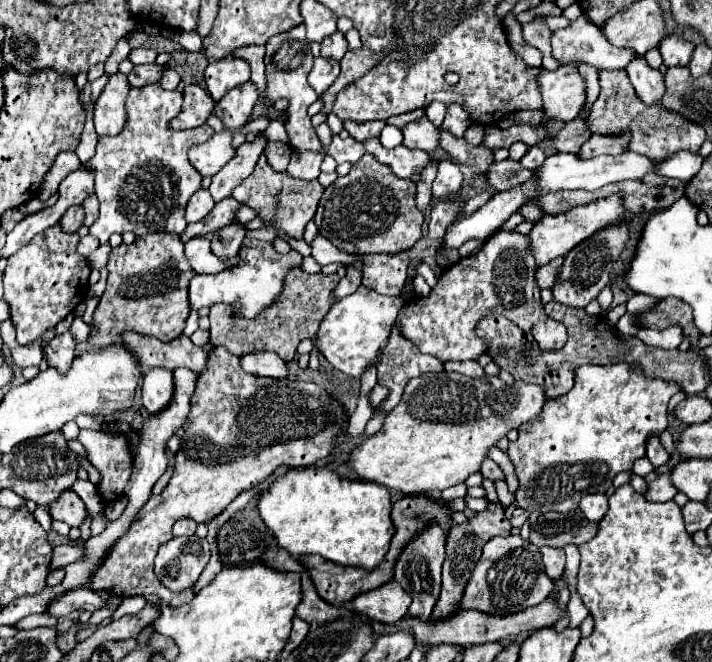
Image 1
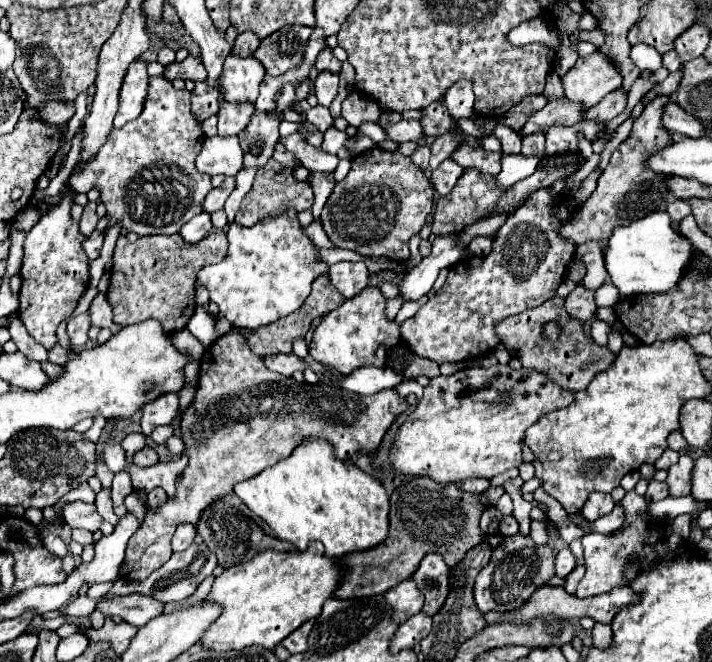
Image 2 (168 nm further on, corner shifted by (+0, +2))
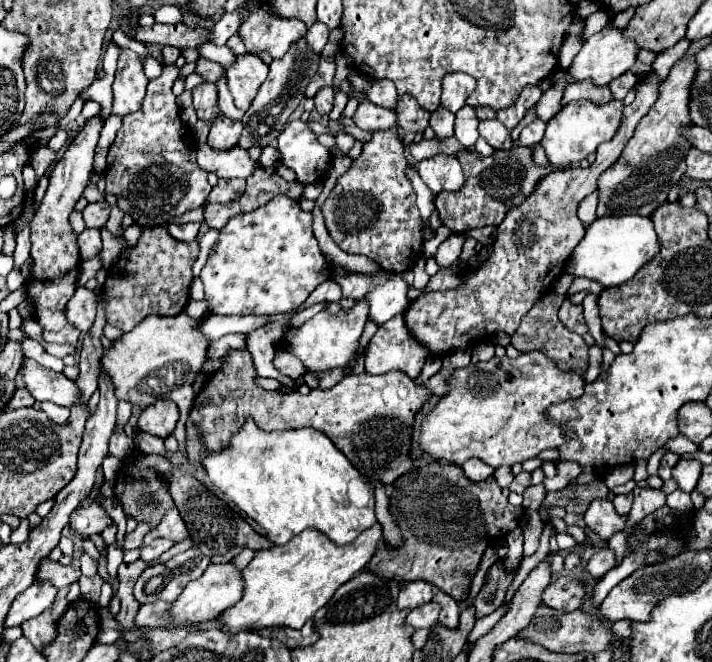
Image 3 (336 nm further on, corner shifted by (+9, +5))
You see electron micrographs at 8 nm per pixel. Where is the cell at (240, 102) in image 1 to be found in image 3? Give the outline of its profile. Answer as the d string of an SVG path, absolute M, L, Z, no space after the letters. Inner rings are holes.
M224 115L216 117L216 121L212 123L210 127L210 135L208 135L208 143L212 143L214 149L230 149L238 143L238 137L242 133L242 121L234 121L234 119L228 119Z

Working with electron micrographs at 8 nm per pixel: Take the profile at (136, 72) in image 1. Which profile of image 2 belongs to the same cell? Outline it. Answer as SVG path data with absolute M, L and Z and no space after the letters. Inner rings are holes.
M187 56L181 64L173 62L171 66L167 66L165 78L169 78L169 80L183 78L183 80L193 80L193 82L203 82L207 78L207 70L205 70L201 58Z

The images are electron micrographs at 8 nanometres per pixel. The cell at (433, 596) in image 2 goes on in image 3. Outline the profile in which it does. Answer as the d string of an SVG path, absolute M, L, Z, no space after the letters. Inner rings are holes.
M436 591L434 597L432 597L432 601L436 601L436 603L442 607L442 611L440 611L440 615L438 615L438 621L444 623L446 627L456 627L458 615L460 615L460 609L458 609L456 599L452 599L452 597L450 597L448 593L444 593L444 591Z

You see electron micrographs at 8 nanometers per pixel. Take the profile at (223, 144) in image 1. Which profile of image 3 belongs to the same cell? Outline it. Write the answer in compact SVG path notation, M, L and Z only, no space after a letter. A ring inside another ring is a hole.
M210 145L198 147L198 165L204 171L212 171L222 179L248 177L256 167L256 163L248 157L246 149L232 147L226 151L214 151Z

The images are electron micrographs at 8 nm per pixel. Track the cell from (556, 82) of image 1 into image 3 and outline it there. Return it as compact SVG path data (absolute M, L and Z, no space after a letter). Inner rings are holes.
M610 23L596 35L592 35L580 49L580 53L574 57L572 65L568 67L568 75L576 81L584 81L584 79L592 79L592 83L596 87L604 87L608 85L612 79L620 77L622 73L626 73L634 61L636 61L636 43L632 43L630 39L622 37L620 29L614 29Z

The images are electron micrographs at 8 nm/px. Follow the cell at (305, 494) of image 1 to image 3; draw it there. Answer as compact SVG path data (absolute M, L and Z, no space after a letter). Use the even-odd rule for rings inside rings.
M248 419L228 449L204 455L202 463L210 481L260 523L276 545L286 545L310 527L322 531L332 543L346 545L376 523L374 499L362 509L348 501L348 481L360 473L322 431L302 428L266 433Z

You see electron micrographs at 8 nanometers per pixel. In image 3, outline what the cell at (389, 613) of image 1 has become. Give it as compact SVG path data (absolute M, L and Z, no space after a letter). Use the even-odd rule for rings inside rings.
M408 581L402 585L398 593L398 607L400 609L414 609L432 599L434 587L426 581Z

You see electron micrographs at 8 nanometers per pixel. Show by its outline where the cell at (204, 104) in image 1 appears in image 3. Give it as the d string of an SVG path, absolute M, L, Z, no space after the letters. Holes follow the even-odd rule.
M200 83L192 89L192 105L198 113L198 119L214 121L220 115L216 103L216 85L214 83Z

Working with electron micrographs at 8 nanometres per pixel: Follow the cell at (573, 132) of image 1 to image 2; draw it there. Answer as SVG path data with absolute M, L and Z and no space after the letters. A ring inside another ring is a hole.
M621 88L613 90L597 106L591 106L583 120L609 122L611 118L615 118L617 114L621 114L625 110L625 104L627 104L627 92L623 92Z

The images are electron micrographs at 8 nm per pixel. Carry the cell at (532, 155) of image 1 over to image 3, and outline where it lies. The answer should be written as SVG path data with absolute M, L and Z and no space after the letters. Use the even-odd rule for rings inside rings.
M540 119L532 121L530 125L526 125L526 127L522 129L516 145L518 145L518 147L532 147L532 145L536 145L536 143L544 137L544 127L546 127L544 121L540 121Z

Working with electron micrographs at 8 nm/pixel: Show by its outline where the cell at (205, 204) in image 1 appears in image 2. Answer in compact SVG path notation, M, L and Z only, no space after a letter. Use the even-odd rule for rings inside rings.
M225 178L225 182L219 186L219 188L213 188L207 198L205 198L205 212L217 212L217 210L223 210L223 204L225 200L229 198L229 194L235 190L235 178Z

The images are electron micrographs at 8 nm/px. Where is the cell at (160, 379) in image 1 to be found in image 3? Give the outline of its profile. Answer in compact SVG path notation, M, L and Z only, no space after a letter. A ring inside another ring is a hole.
M160 399L160 403L142 409L138 419L138 429L158 437L168 437L174 431L176 421L178 421L176 403L172 403L172 399Z

